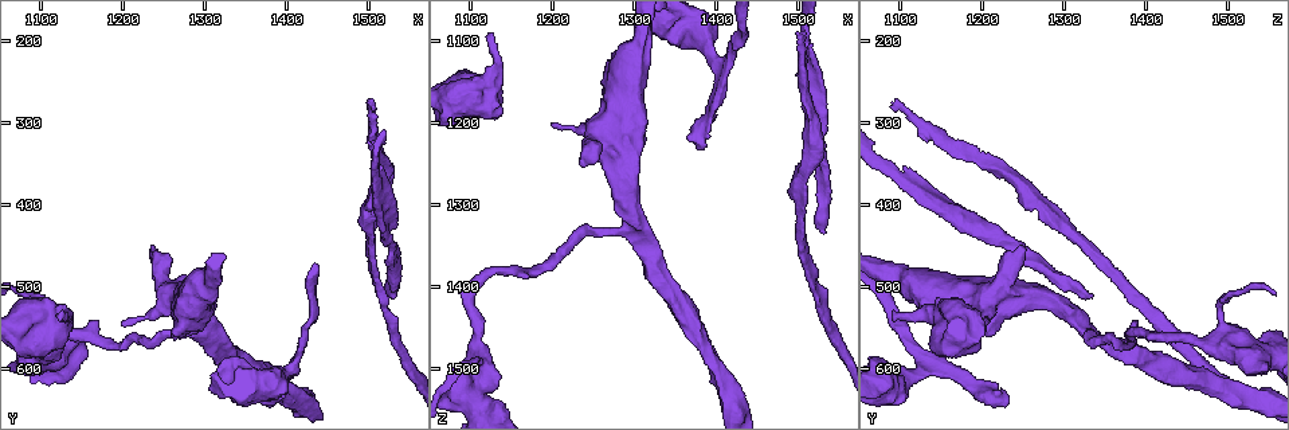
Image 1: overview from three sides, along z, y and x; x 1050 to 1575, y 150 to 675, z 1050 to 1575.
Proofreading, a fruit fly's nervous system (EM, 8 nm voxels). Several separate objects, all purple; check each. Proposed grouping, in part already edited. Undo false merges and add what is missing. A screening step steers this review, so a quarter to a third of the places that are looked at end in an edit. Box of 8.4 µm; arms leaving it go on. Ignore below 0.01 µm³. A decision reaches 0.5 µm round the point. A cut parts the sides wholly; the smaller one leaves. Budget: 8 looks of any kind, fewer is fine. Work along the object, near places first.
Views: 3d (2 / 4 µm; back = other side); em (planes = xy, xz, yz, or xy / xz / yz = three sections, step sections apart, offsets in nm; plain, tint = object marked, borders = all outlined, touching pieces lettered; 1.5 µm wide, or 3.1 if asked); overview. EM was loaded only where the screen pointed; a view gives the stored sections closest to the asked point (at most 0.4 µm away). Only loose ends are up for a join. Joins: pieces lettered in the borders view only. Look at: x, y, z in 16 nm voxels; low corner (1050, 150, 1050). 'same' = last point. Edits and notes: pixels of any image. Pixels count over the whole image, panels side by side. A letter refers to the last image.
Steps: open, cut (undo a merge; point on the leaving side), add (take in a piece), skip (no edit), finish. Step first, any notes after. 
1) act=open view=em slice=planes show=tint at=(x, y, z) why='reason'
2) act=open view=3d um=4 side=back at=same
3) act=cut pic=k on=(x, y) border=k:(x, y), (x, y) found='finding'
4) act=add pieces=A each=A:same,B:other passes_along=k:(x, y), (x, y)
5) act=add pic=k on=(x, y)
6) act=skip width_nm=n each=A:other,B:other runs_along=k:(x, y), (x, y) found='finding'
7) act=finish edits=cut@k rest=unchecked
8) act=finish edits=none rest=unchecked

act=open view=em slice=planes show=tint at=(1380, 645, 1225) why='free end'

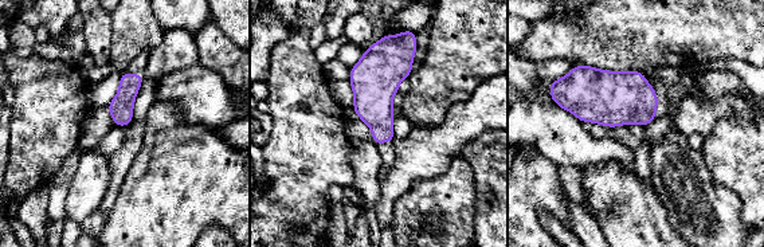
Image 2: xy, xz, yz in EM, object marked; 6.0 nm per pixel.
act=open view=em slice=planes show=borders at=same

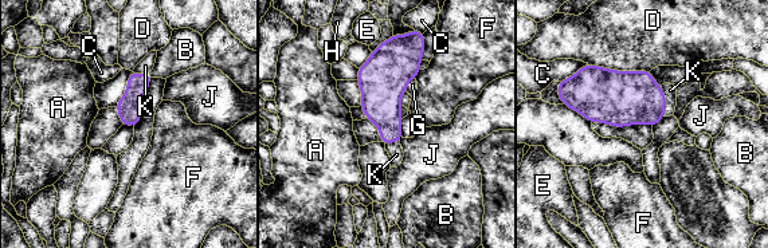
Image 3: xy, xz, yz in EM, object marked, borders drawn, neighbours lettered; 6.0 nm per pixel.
act=add pic=3 on=(670, 90) each=A:other,B:other,C:other,D:other,E:other,F:other,G:other,H:other,J:other,K:same passes_along=3:(623, 98), (665, 102), (670, 90) found='the neuron continues'

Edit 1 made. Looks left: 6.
act=open view=overview

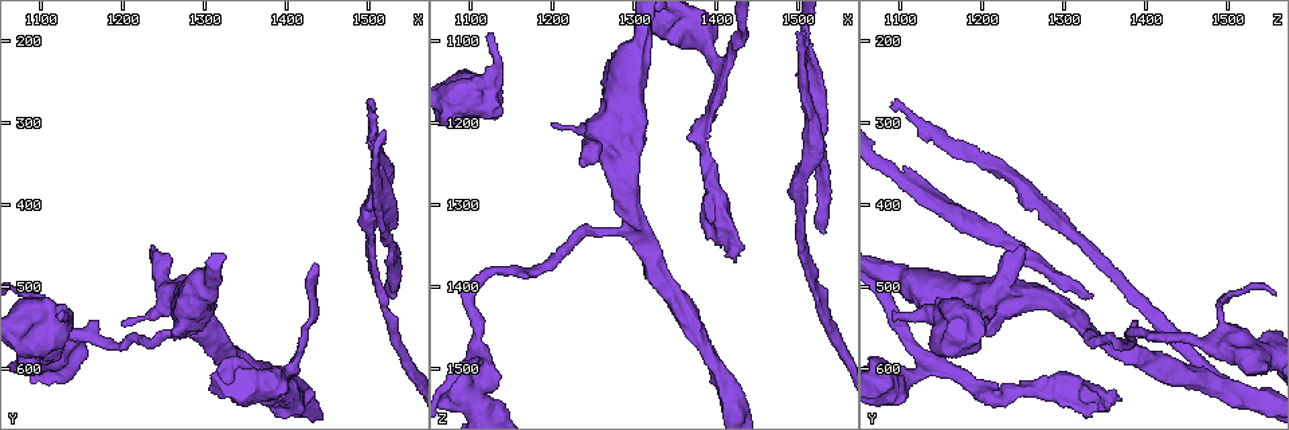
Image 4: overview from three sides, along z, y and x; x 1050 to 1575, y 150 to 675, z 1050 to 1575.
act=open view=em slice=planes show=borders at=(1235, 455, 1255) why='branch stops here'

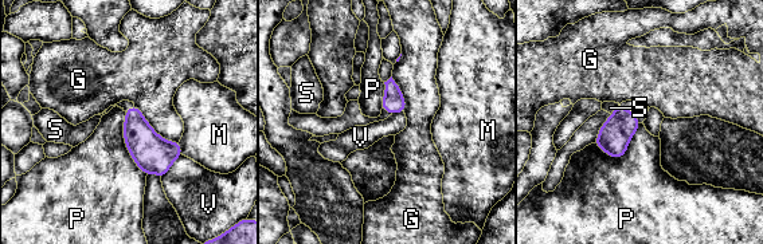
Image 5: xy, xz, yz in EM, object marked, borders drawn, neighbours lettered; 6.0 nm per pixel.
act=skip each=G:other,M:other,P:other,S:other,V:other border=5:(182, 154), (161, 178) found='none of them fits'

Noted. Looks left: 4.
act=open view=em slice=xy step=4 show=tint at=(1130, 535, 1090) why='an open end'

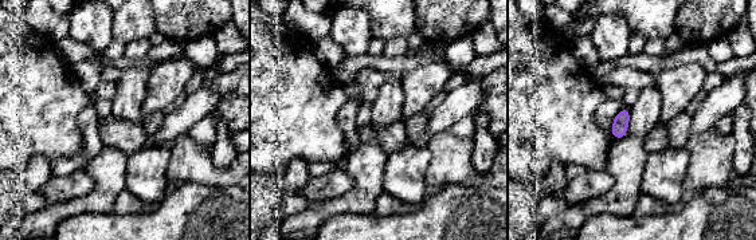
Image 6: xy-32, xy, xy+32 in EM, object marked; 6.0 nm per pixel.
act=open view=em slice=planes show=borders at=same why='another direction'

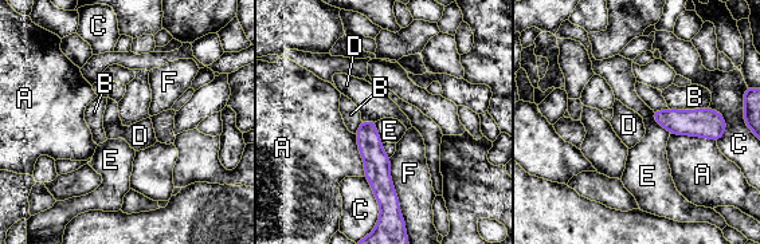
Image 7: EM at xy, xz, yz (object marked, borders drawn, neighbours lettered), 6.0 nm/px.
act=add pic=7 on=(373, 103) width_nm=110 each=A:other,B:other,C:other,D:same,E:other,F:other found='it goes on there'

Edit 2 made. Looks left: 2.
act=finish edits=add@3,add@7 rest=unchecked

